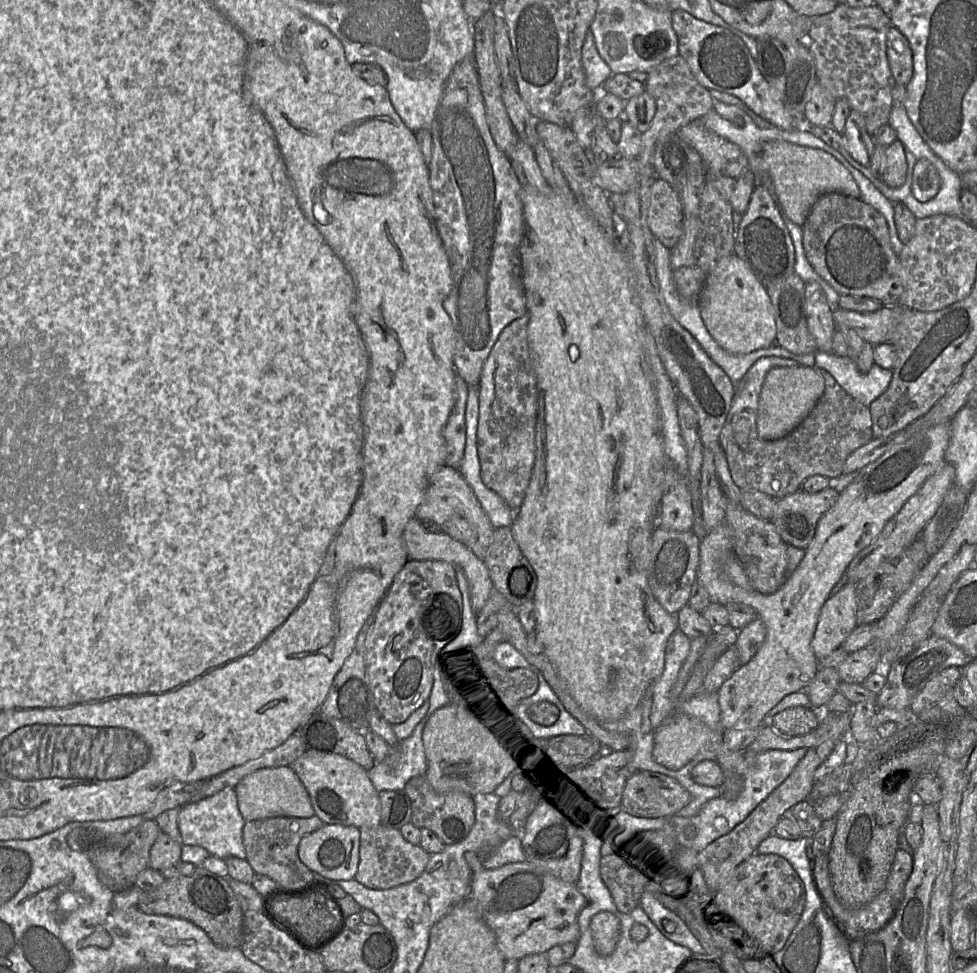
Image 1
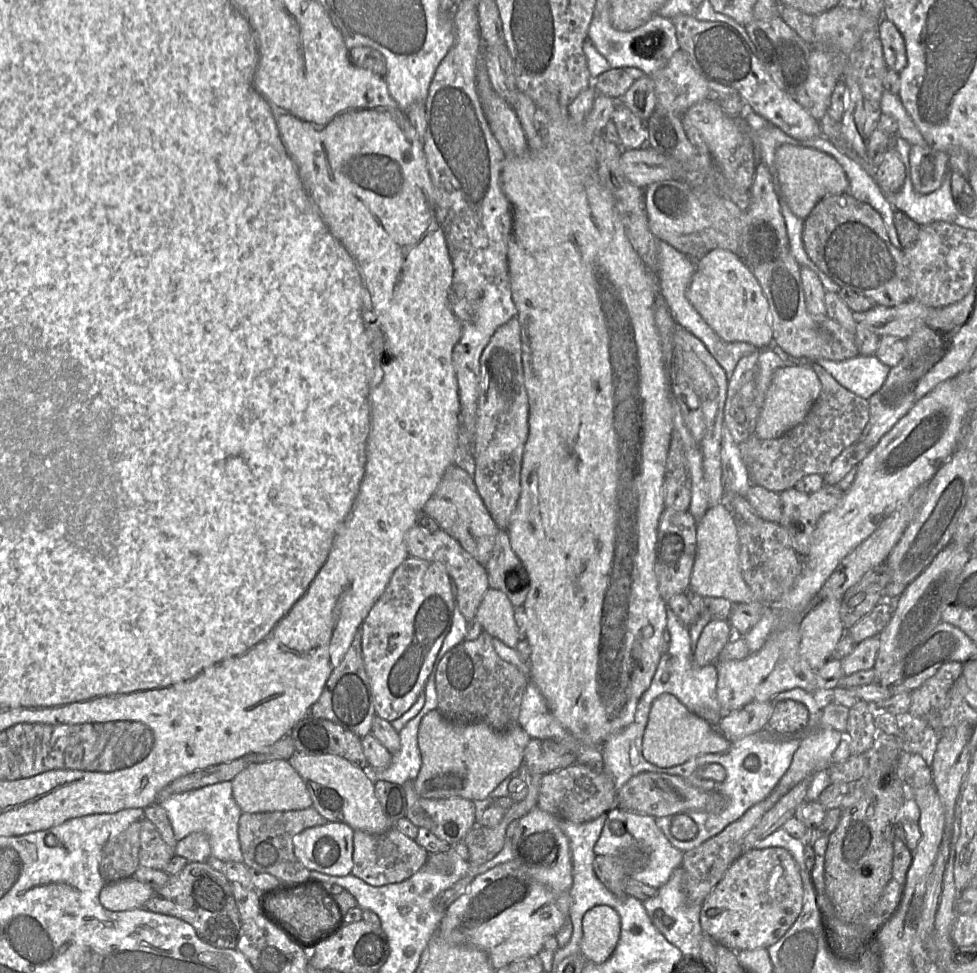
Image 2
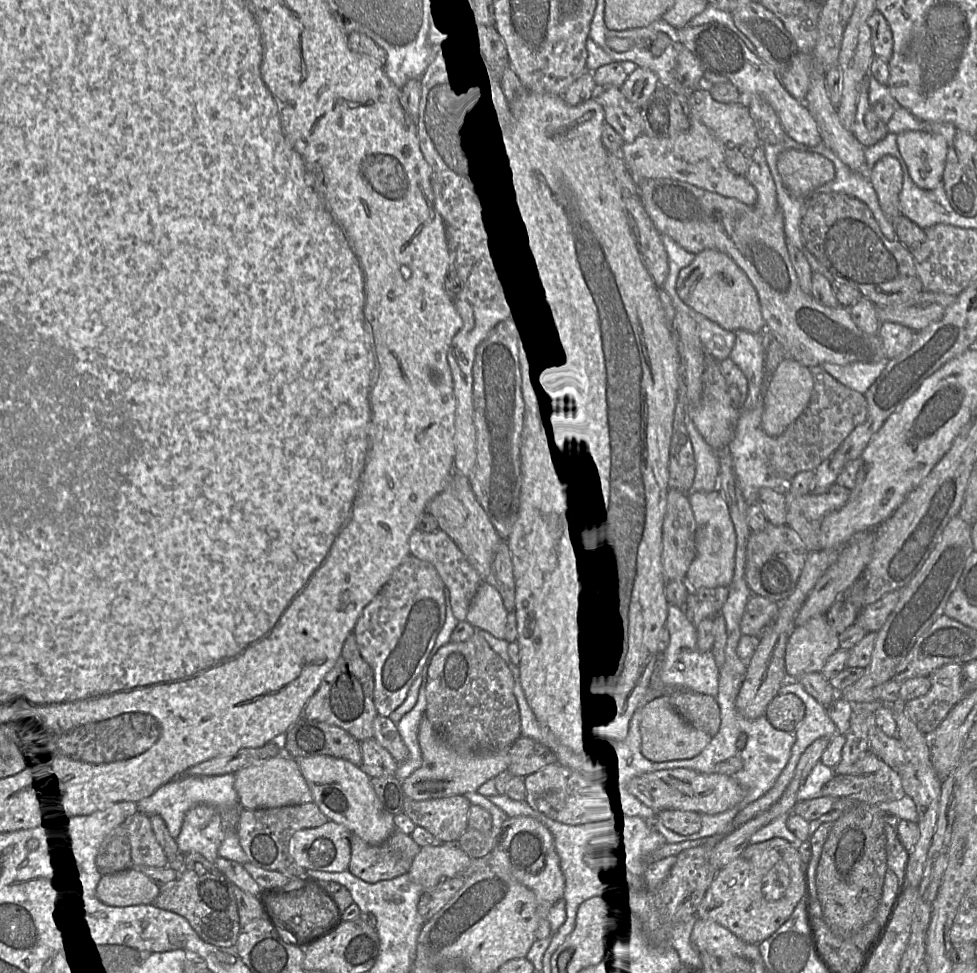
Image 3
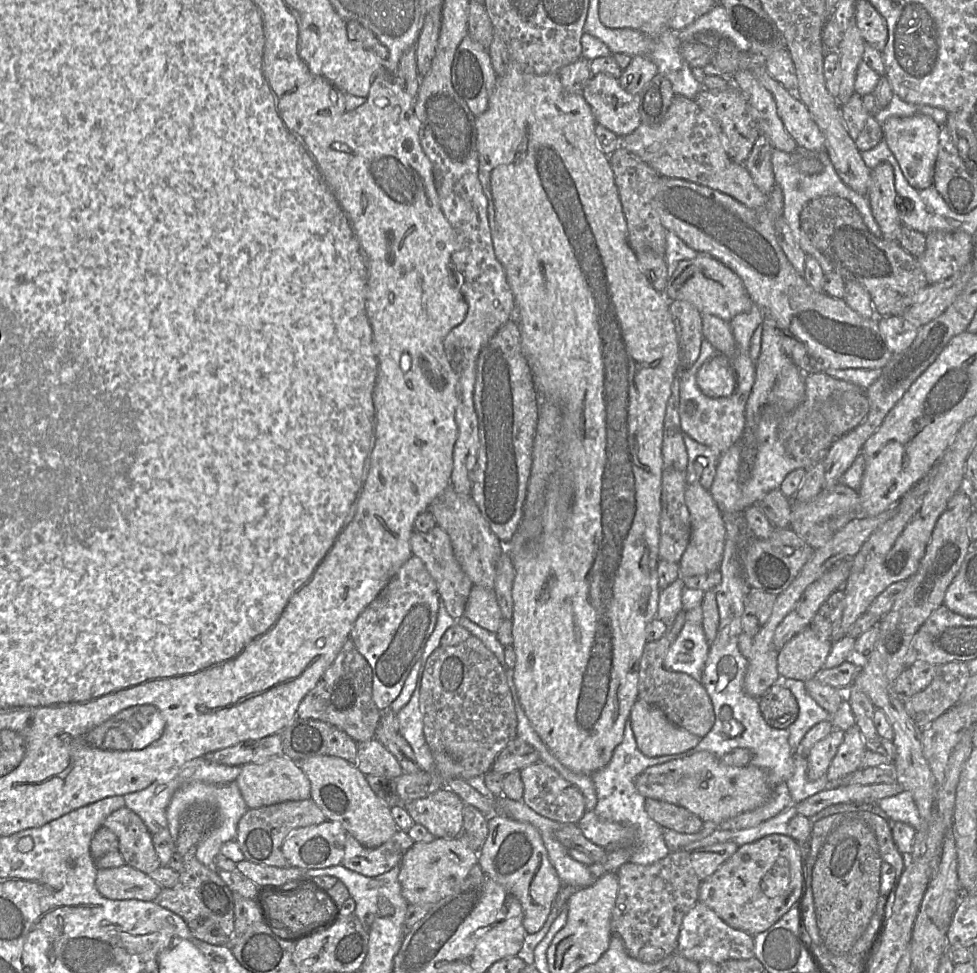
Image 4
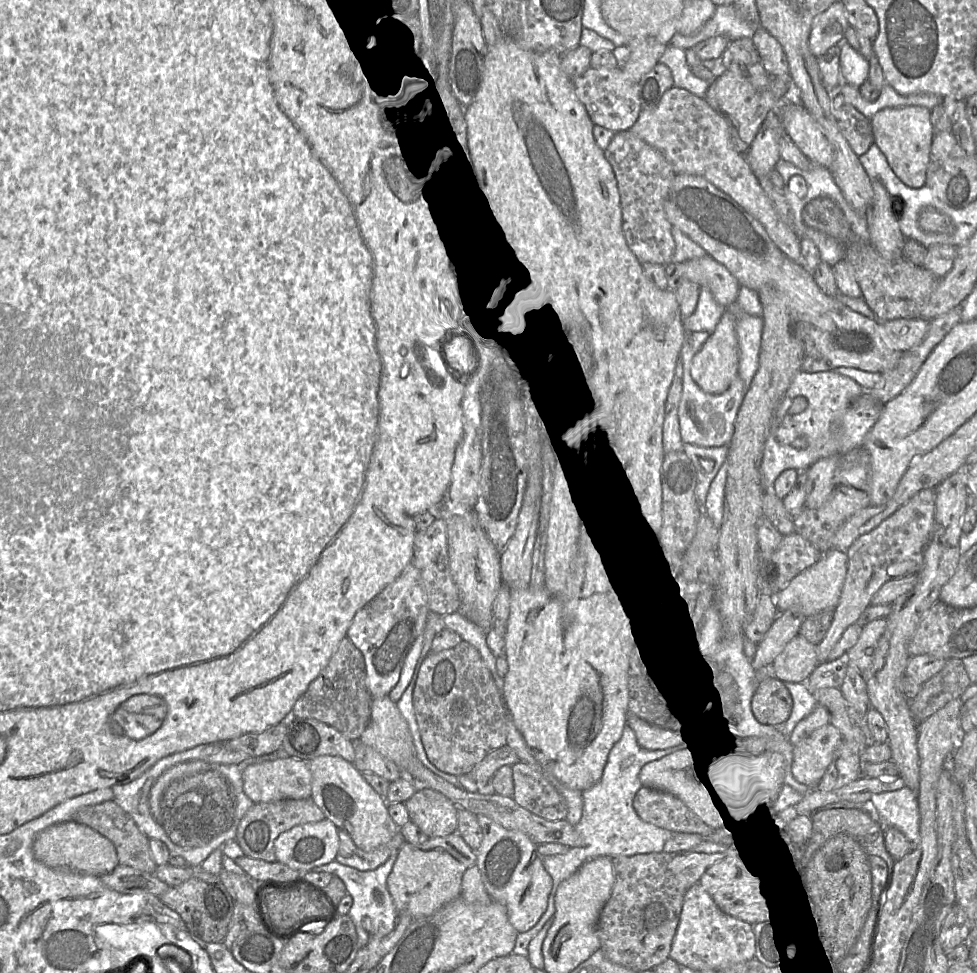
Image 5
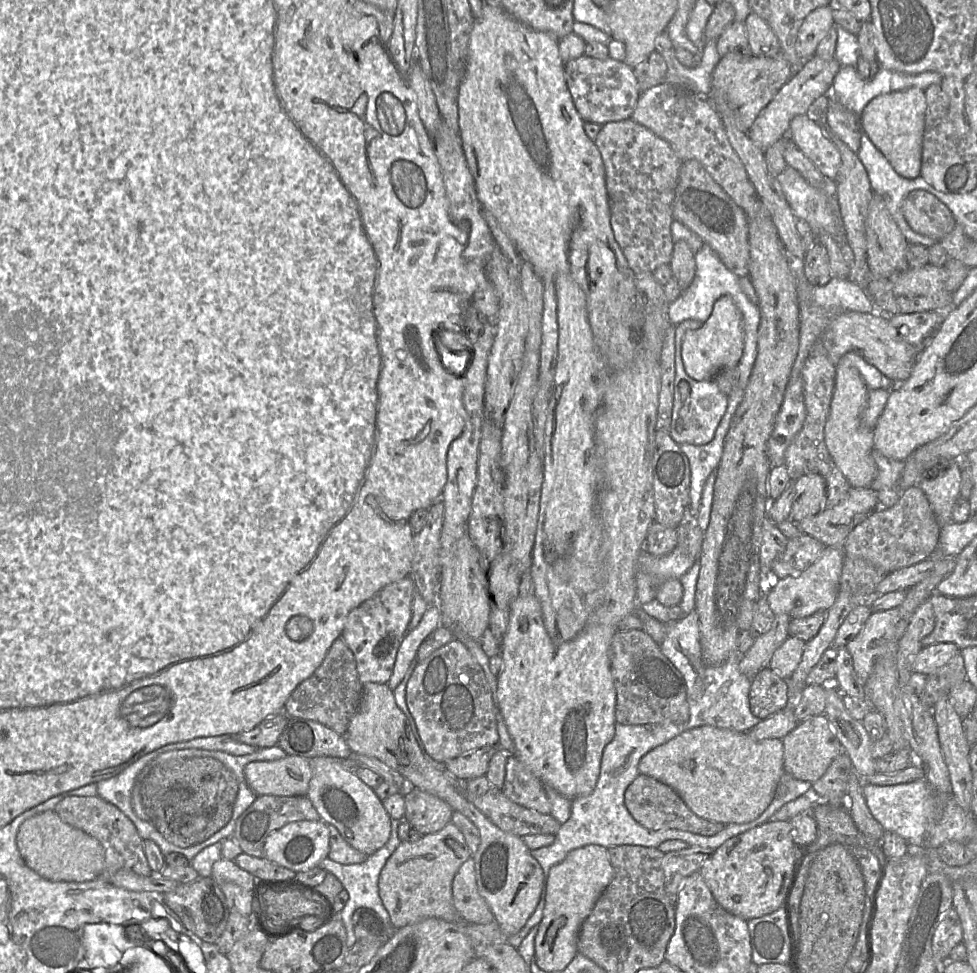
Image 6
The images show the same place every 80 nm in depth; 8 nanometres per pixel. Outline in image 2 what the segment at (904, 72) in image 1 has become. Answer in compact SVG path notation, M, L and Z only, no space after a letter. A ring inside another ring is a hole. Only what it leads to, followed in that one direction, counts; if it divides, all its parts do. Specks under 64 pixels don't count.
M884 17L879 21L877 29L887 67L896 73L900 73L907 65L903 36L895 25Z

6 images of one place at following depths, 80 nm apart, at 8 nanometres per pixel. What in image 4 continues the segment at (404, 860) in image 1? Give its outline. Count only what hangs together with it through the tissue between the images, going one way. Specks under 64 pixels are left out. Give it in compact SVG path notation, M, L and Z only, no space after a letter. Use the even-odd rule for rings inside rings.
M398 829L386 843L371 849L362 846L347 833L341 865L363 876L375 877L399 866L402 857L414 843L407 832Z

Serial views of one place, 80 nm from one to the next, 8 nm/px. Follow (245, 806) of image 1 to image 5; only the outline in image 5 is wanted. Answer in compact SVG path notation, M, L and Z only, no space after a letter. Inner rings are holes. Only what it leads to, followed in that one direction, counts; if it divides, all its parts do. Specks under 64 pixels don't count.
M291 756L248 765L243 771L243 790L254 803L306 799L311 795L311 772L305 760Z

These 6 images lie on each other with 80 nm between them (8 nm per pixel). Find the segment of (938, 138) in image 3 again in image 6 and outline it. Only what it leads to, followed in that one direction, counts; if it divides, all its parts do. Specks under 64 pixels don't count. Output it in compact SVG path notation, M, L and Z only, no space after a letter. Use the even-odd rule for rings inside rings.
M911 87L874 97L861 114L863 131L904 178L914 179L921 175L926 107L924 90Z

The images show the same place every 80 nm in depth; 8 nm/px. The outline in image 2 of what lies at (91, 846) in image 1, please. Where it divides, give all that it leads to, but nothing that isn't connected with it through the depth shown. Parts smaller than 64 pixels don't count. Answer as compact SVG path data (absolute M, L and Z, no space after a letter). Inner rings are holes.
M134 822L104 846L99 872L105 883L134 877L140 866L140 828L140 822Z

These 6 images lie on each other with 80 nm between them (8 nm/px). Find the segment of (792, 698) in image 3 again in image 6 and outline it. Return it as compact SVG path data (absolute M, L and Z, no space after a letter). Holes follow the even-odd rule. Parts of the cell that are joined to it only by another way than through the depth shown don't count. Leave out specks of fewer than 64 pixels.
M762 668L751 677L749 705L759 719L765 719L788 705L789 687L786 680L770 668Z

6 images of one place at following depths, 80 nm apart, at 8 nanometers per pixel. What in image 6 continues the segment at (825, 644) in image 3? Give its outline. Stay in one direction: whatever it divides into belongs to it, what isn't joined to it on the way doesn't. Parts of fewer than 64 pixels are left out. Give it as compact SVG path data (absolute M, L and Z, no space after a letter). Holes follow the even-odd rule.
M795 636L787 637L774 651L768 668L782 679L789 679L801 660L805 643L804 640Z

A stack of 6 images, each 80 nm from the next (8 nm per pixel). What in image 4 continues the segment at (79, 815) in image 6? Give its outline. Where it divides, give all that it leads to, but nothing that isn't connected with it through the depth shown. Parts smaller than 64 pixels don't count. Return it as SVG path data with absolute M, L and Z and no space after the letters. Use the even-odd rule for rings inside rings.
M122 807L114 811L105 819L103 827L117 836L125 864L146 874L161 866L149 829L132 810Z

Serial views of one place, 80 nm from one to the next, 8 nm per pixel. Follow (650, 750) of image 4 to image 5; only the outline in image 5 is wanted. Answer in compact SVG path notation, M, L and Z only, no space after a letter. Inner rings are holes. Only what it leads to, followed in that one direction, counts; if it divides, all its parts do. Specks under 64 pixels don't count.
M629 715L627 723L635 732L638 744L647 750L670 749L691 740L679 737L674 730L651 724L635 715Z

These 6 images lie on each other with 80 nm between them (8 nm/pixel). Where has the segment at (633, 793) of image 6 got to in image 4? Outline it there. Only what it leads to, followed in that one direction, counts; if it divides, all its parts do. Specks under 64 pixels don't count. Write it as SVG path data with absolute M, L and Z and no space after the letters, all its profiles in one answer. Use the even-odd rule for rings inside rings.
M645 798L645 810L660 826L680 833L696 833L704 822L684 807L656 799Z

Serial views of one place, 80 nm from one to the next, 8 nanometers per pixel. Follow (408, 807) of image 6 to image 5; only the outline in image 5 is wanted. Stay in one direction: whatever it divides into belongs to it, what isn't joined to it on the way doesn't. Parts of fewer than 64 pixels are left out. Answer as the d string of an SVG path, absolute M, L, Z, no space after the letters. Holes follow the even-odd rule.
M420 788L404 804L410 820L429 838L457 832L458 807L444 794Z

